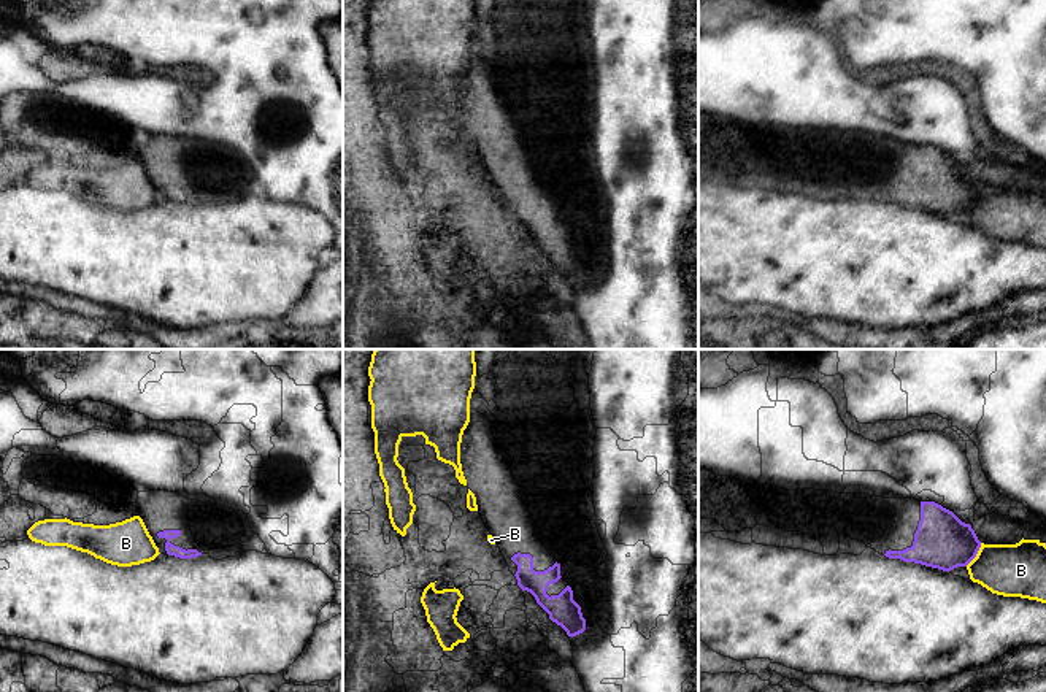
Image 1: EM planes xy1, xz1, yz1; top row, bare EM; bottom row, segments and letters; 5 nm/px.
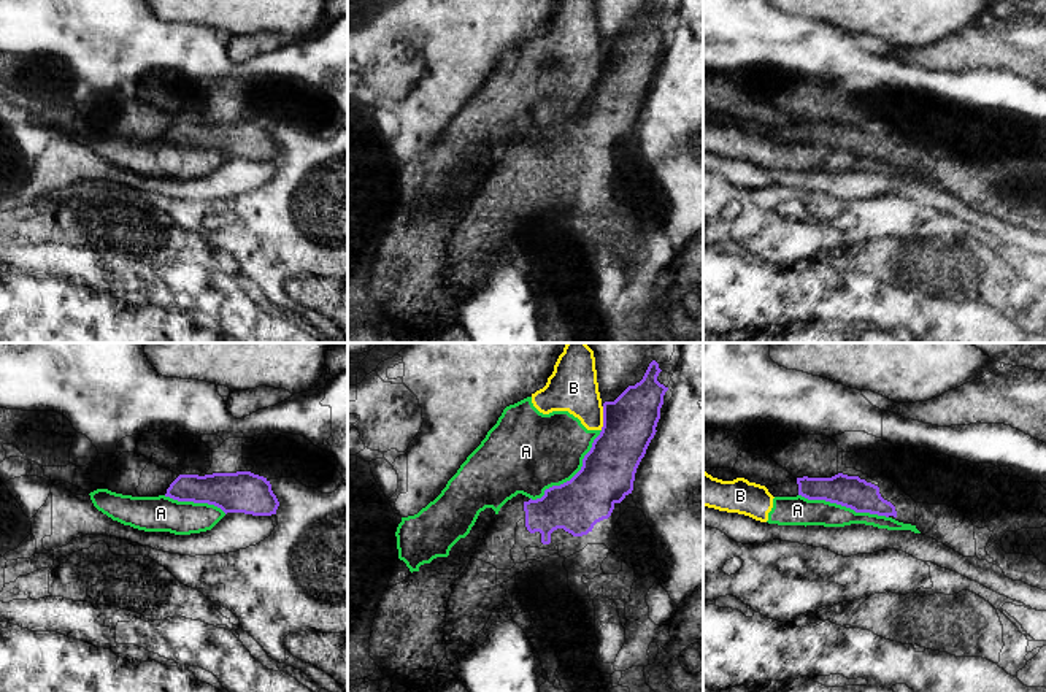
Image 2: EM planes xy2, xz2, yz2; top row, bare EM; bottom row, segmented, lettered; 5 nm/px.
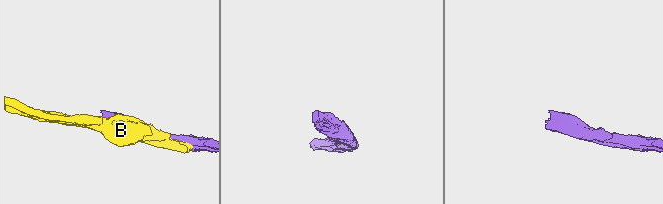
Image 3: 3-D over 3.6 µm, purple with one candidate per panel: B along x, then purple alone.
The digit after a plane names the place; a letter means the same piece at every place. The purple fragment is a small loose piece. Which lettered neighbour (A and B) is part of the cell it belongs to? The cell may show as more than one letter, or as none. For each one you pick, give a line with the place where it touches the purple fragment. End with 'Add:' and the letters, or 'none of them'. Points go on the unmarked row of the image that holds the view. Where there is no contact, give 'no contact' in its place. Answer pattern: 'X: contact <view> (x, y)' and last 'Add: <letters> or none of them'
Add: none of them

